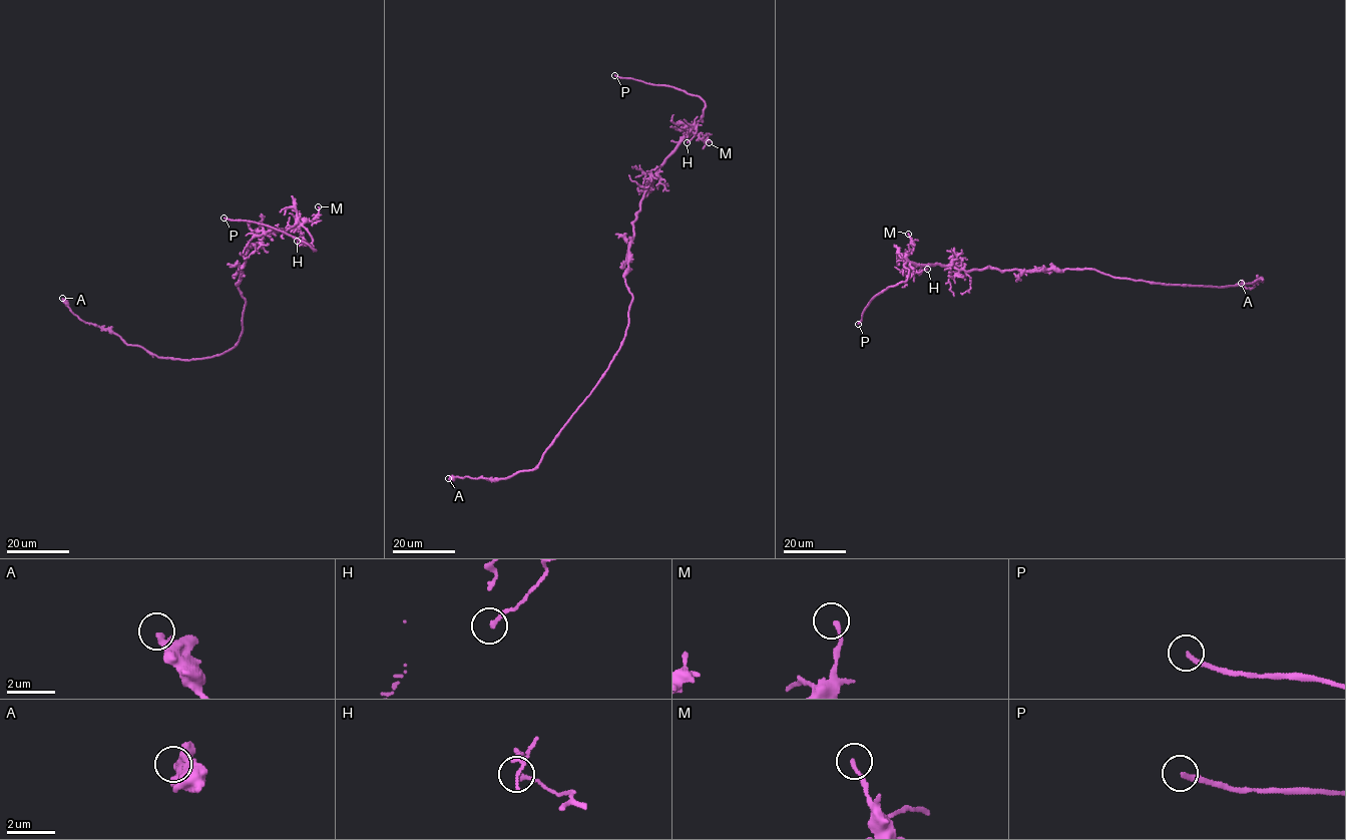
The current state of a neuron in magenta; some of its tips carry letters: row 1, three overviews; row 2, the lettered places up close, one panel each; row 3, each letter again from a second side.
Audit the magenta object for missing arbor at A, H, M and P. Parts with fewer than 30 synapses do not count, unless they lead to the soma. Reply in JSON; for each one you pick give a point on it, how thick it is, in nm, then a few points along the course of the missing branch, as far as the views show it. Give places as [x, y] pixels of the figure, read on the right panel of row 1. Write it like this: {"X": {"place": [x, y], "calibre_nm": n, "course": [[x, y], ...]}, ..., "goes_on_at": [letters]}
{"P": {"place": [858, 324], "calibre_nm": 200}, "goes_on_at": ["P"]}

